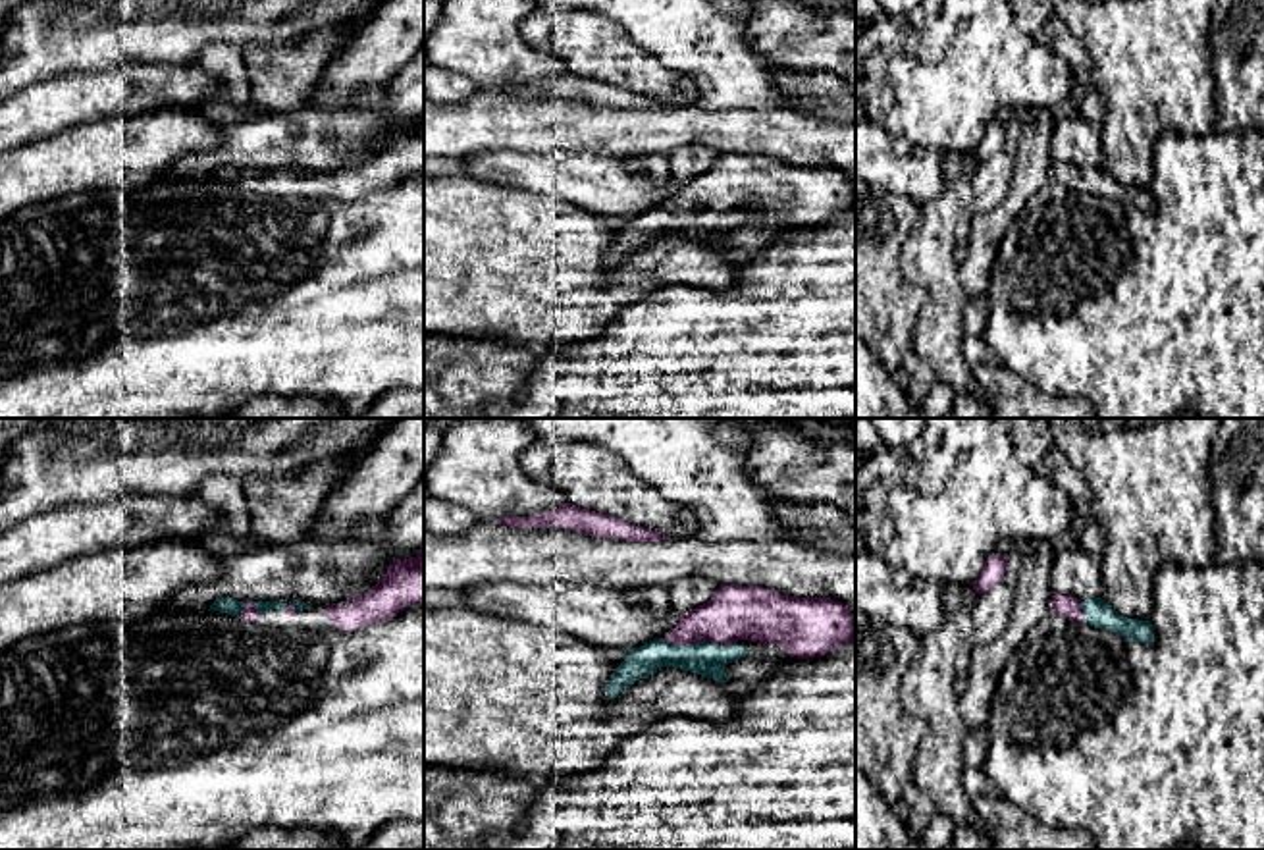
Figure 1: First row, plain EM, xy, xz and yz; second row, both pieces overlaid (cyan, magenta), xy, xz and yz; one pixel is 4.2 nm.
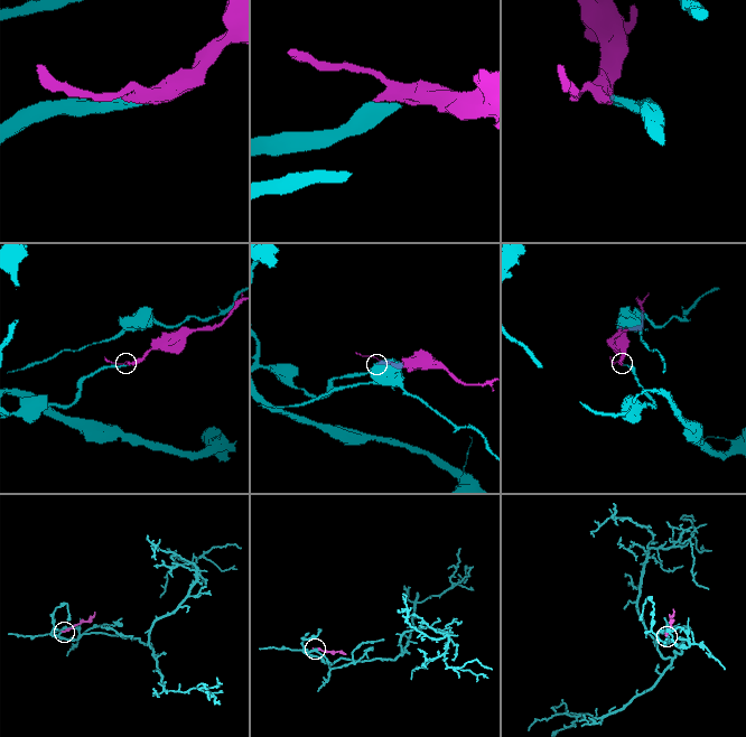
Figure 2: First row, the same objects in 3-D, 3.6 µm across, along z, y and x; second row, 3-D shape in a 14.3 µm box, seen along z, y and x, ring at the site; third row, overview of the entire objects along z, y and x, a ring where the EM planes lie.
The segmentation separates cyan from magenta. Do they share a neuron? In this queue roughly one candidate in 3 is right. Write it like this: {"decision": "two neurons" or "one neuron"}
{"decision": "one neuron"}

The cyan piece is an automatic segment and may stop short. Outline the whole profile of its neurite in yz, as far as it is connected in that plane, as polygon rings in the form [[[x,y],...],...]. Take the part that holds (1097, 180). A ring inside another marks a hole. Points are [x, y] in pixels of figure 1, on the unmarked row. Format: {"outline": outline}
{"outline": [[[1052,162],[1050,177],[1073,191],[1089,191],[1094,197],[1110,199],[1141,212],[1154,210],[1154,197],[1150,189],[1121,185],[1102,166],[1081,170],[1071,164]]]}

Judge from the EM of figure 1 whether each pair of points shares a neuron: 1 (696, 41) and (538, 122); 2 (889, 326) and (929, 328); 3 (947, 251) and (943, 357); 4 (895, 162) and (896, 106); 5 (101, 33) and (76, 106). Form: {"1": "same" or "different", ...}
{"1": "different", "2": "different", "3": "same", "4": "different", "5": "different"}

